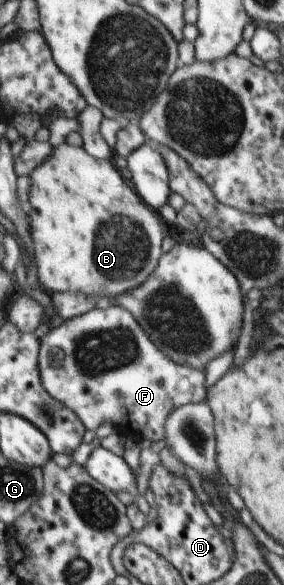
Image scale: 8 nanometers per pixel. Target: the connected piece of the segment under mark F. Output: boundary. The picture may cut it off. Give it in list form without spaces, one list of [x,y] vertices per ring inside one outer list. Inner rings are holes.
[[[100,305],[91,309],[85,314],[71,317],[65,320],[61,326],[52,329],[49,334],[40,338],[40,351],[39,351],[39,372],[40,377],[45,389],[59,402],[68,406],[83,422],[85,428],[95,432],[103,422],[111,422],[116,428],[116,431],[123,434],[127,438],[135,441],[147,440],[163,440],[165,434],[165,423],[168,415],[170,415],[176,408],[189,403],[198,403],[206,400],[206,386],[205,372],[194,369],[193,367],[186,367],[171,360],[163,351],[159,350],[152,342],[151,339],[143,332],[142,326],[135,320],[135,317],[123,307],[117,305]]]

